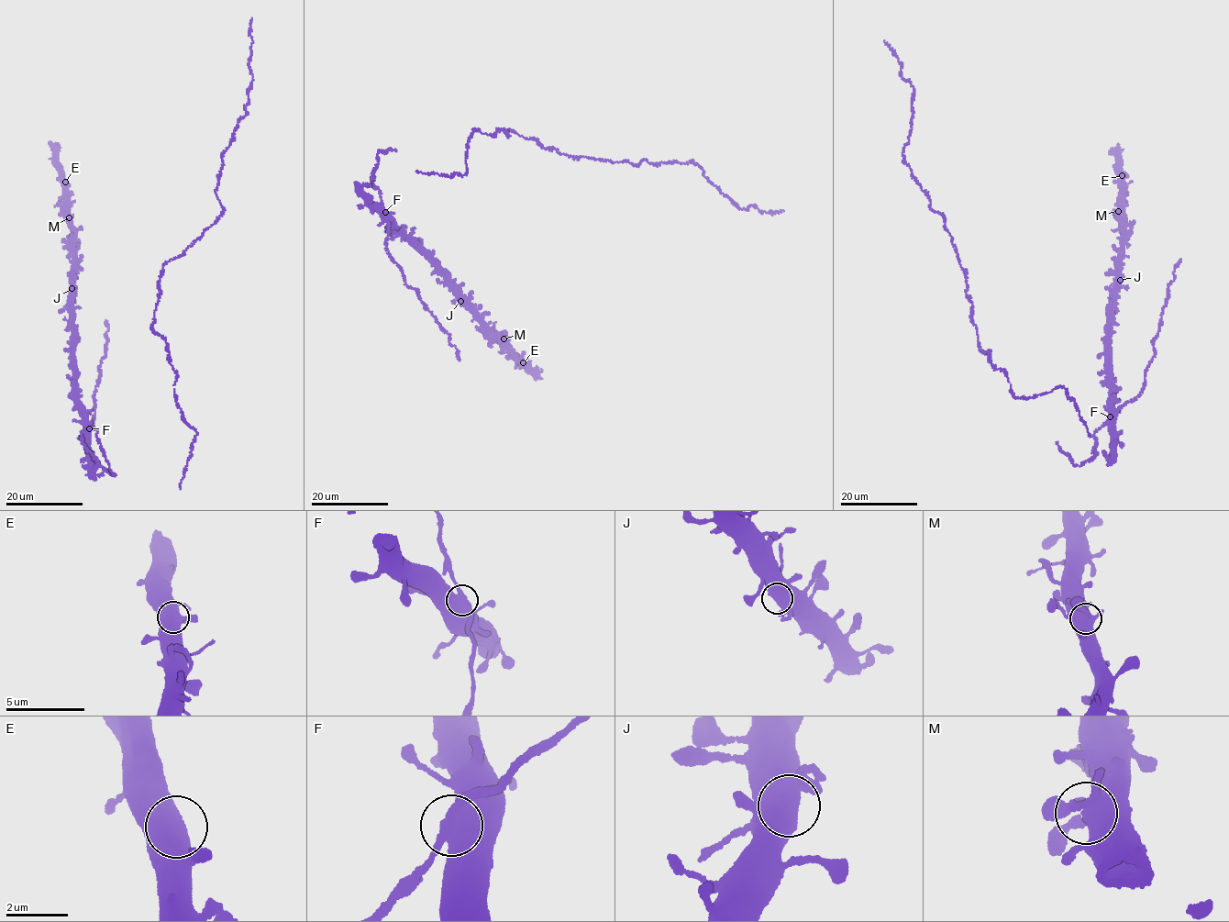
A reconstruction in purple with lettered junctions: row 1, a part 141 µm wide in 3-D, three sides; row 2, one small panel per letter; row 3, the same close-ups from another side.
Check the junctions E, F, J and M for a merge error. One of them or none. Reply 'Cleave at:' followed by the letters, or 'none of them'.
Cleave at: F

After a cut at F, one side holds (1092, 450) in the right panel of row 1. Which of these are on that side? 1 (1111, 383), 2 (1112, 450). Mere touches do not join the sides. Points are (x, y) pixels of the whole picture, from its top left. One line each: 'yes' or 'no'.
1: no
2: no

